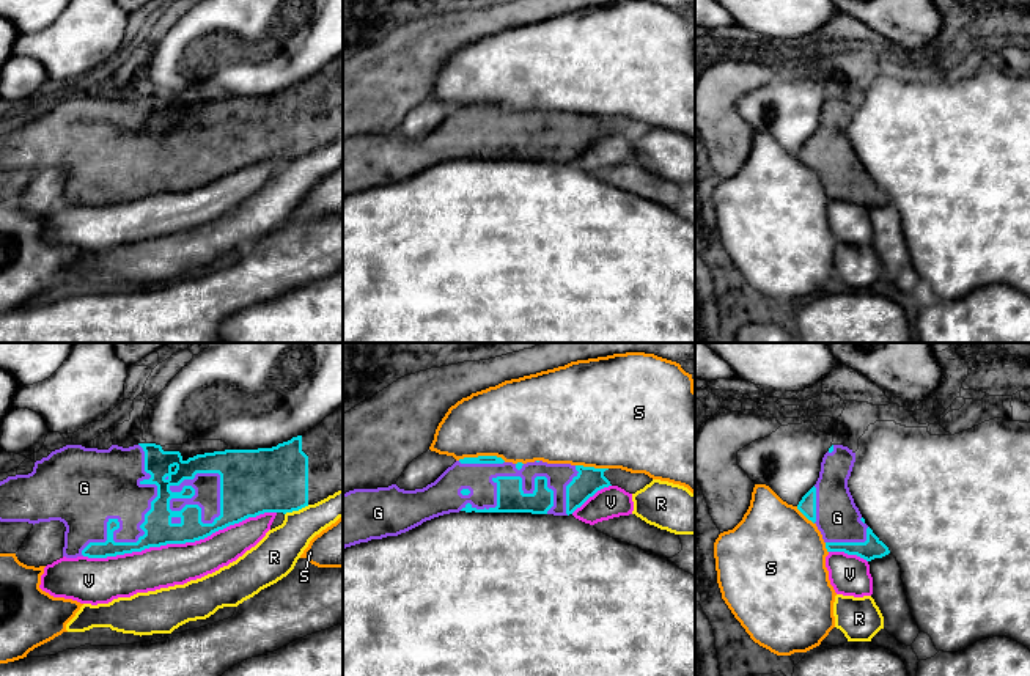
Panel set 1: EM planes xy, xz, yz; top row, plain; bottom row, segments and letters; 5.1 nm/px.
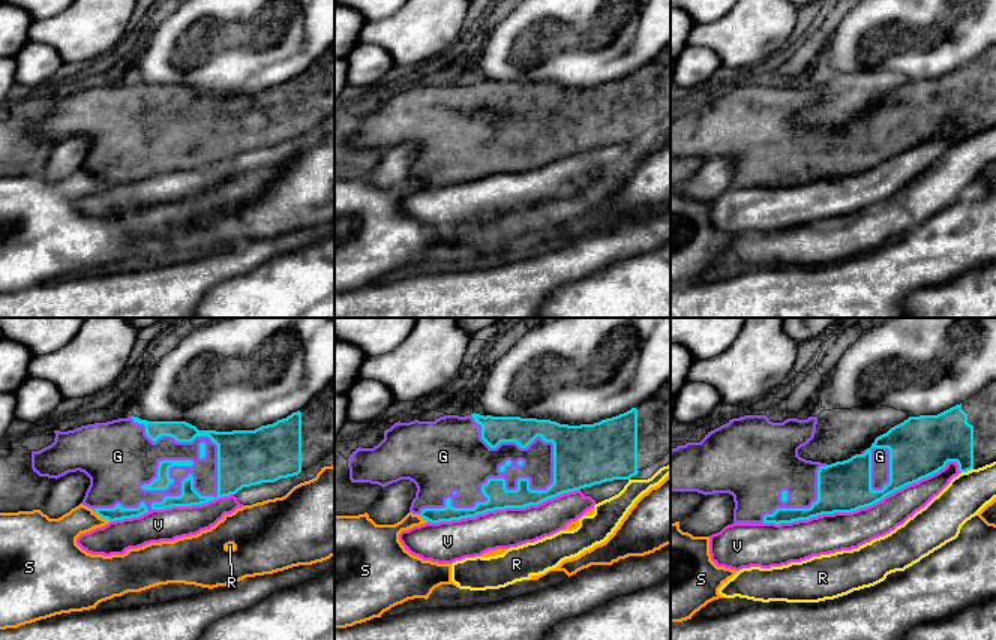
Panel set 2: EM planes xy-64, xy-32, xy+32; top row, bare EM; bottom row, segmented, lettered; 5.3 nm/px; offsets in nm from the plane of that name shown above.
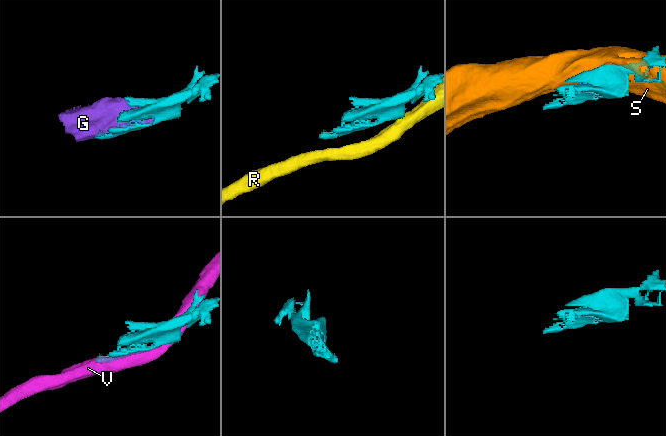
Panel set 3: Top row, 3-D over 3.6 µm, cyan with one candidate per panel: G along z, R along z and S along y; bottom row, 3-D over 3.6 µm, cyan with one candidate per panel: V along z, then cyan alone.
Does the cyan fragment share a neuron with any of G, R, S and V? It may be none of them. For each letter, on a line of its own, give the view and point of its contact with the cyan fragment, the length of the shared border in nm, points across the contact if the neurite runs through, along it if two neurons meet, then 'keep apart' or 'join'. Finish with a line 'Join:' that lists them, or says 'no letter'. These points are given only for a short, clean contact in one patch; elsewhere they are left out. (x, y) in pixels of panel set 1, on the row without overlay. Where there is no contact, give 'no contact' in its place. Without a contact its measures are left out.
G: contact xy (143, 183); length 650 nm; join
R: contact xy (296, 157); length 140 nm; border xy (308, 153), (285, 162); keep apart
S: contact xz (481, 104); length 240 nm; keep apart
V: contact xy (180, 191); length 1000 nm; keep apart
Join: G

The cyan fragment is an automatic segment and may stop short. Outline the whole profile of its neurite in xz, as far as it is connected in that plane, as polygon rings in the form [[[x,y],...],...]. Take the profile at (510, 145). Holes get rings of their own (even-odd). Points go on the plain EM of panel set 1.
[[[497,104],[464,105],[448,115],[423,137],[404,138],[396,132],[377,137],[354,137],[343,141],[343,197],[398,184],[426,168],[450,160],[532,160],[569,163],[598,138],[612,134],[604,124],[609,116],[571,112],[505,110]]]

